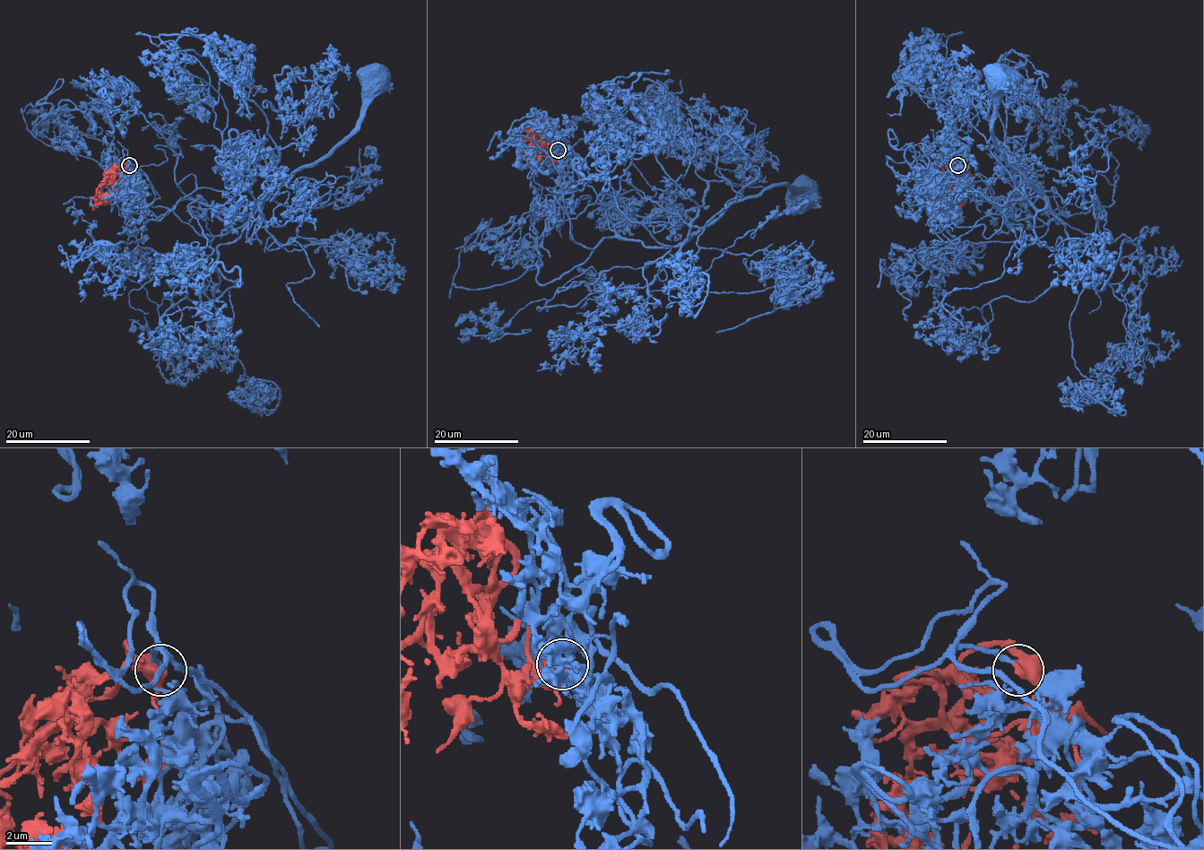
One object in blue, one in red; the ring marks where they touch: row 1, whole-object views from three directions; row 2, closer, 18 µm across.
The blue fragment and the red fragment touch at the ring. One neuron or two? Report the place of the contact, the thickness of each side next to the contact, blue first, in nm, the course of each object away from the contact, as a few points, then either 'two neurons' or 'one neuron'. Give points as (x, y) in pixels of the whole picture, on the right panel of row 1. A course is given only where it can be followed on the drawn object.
(957, 165) | 120/440 nm | blue via (957, 165), (945, 162), (1015, 221), (1056, 220), (992, 138), (1005, 82) | red via (957, 165), (949, 160), (953, 170), (945, 168), (938, 177), (954, 188), (932, 200) | one neuron

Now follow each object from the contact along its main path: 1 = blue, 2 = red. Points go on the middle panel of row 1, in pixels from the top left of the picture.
1: (557, 149), (559, 137), (589, 173), (559, 204), (590, 248), (610, 237), (676, 247), (773, 185), (800, 197)
2: (557, 149), (550, 147), (550, 139), (545, 145), (536, 130), (525, 146), (530, 131), (541, 125)

